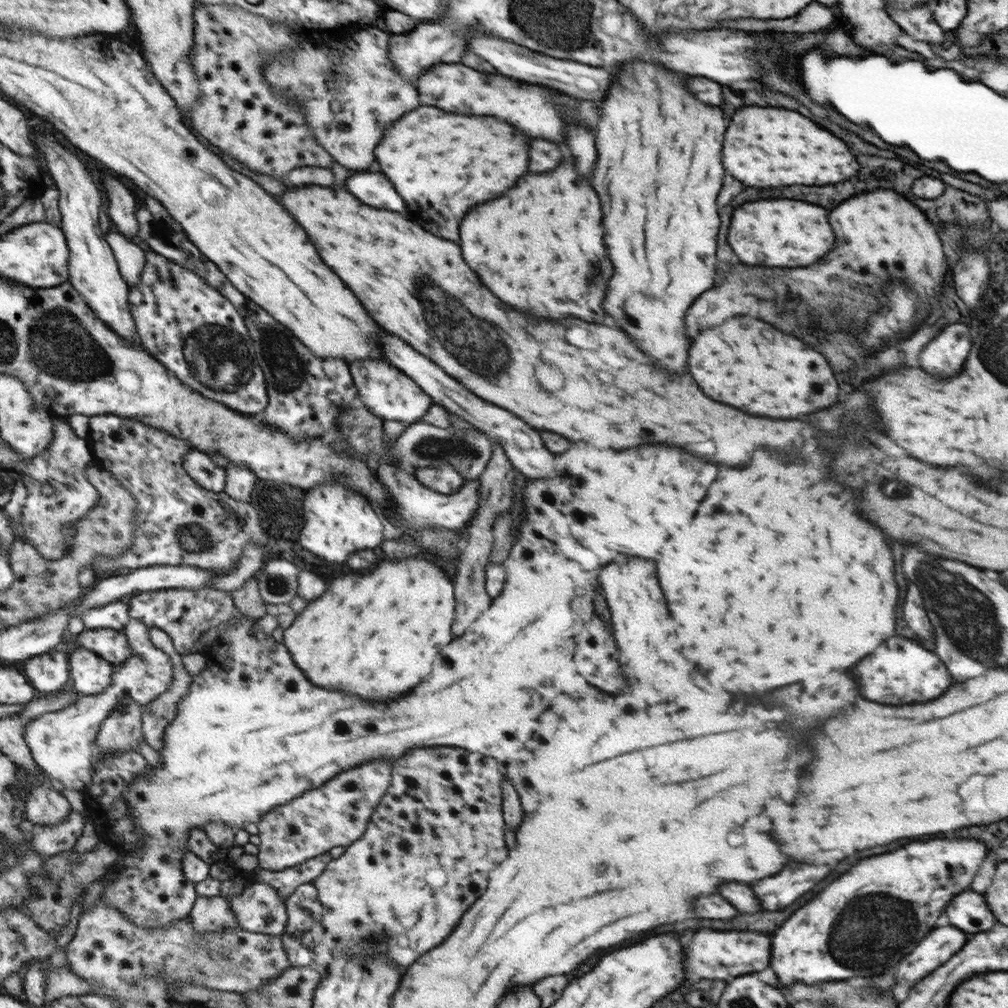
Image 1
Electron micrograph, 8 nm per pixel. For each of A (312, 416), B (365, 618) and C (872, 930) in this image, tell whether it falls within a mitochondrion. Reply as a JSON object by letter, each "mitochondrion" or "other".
{"A":"other","B":"other","C":"mitochondrion"}

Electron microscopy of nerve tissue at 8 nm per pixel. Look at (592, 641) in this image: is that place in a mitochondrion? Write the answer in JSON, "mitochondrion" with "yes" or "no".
{"mitochondrion":"no"}

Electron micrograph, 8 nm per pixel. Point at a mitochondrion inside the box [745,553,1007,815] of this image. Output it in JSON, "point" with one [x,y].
{"point":[968,617]}

